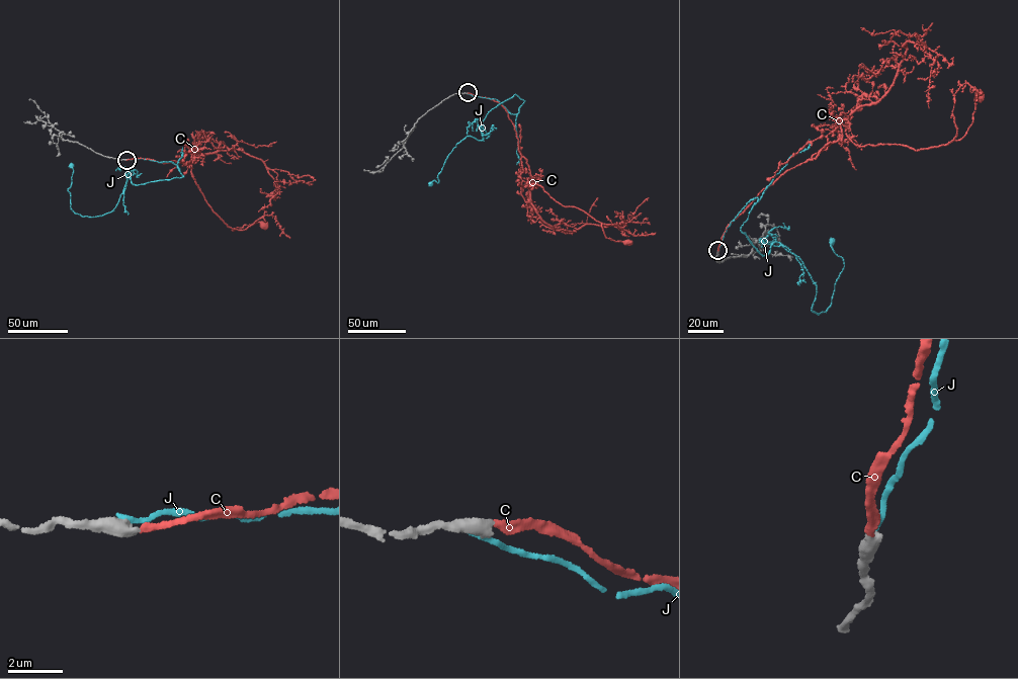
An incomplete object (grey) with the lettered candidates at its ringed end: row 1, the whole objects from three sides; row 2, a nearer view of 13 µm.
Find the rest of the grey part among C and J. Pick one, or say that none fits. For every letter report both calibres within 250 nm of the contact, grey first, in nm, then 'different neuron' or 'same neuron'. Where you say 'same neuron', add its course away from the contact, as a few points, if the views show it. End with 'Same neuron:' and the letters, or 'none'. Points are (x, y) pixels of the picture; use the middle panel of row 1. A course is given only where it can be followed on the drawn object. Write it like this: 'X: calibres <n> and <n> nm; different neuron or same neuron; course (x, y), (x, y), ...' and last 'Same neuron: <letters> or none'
C: calibres 480 and 280 nm; same neuron; course (468, 93), (504, 107), (533, 180), (530, 187), (539, 185), (560, 204), (600, 222), (606, 237), (628, 243)
J: calibres 600 and 200 nm; different neuron
Same neuron: C

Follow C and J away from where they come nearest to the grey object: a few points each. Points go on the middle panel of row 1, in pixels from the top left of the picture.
C: (468, 93), (504, 107), (533, 180), (530, 187), (539, 185), (560, 204), (600, 222), (606, 237), (628, 243)
J: (467, 93), (511, 113), (524, 101), (514, 94), (488, 112), (483, 139), (456, 144), (430, 183)

